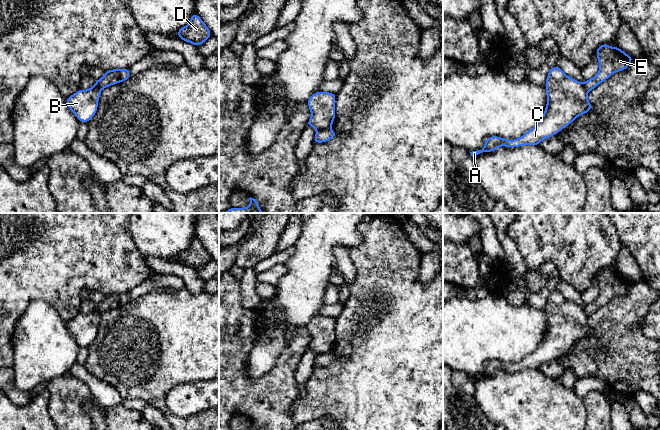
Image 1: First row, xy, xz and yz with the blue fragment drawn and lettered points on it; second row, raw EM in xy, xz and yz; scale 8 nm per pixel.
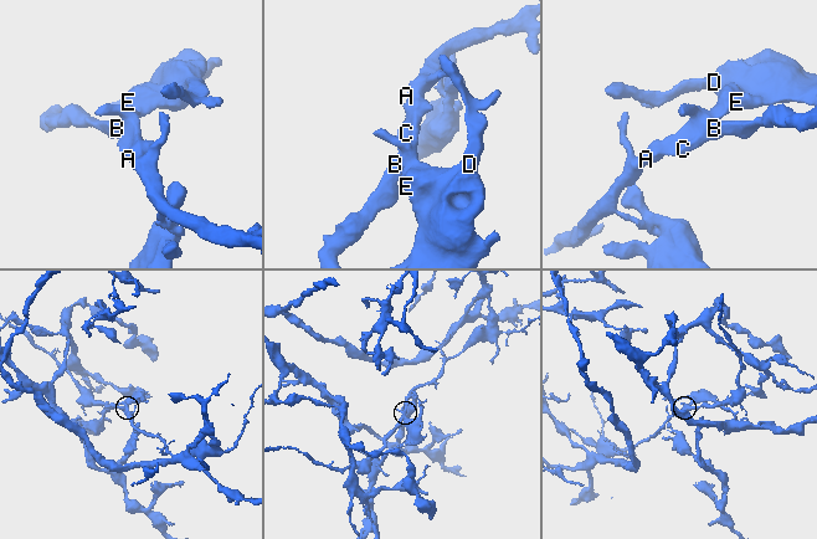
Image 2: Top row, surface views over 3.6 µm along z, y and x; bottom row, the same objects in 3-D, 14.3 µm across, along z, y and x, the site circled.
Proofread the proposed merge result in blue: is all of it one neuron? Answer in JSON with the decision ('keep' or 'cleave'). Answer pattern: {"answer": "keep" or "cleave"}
{"answer": "cleave"}

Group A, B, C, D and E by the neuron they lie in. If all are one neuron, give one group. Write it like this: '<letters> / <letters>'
A B C / D E

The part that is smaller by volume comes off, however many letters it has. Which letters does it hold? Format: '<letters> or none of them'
A, B, C

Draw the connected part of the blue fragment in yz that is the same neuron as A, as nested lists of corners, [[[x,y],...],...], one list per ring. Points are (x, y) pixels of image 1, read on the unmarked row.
[[[551,291],[545,306],[547,328],[537,348],[523,360],[507,364],[499,360],[488,361],[481,374],[470,376],[474,382],[483,376],[494,376],[498,371],[538,370],[546,362],[557,359],[577,341],[593,333],[588,325],[588,314],[583,307],[567,300],[564,295]]]

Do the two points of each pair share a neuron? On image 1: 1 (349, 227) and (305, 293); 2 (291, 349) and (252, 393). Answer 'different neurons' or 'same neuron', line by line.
1: same neuron
2: same neuron

